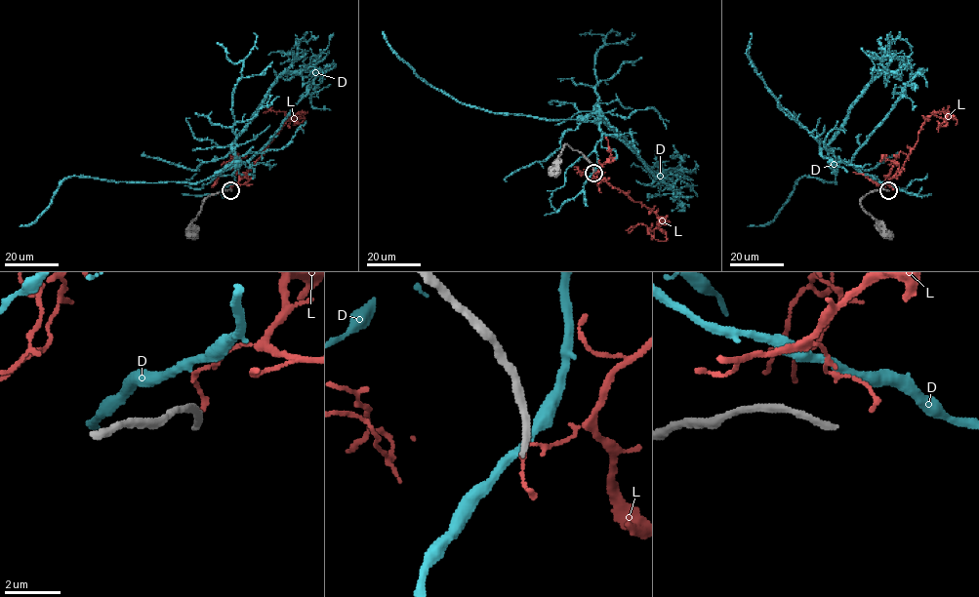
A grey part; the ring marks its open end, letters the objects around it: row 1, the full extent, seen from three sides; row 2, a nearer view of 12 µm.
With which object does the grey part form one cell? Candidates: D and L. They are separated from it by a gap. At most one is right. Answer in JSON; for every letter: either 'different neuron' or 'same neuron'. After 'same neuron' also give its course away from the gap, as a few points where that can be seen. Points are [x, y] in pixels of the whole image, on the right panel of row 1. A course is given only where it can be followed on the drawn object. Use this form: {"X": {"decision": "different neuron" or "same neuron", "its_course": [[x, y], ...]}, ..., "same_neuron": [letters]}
{"D": {"decision": "different neuron"}, "L": {"decision": "different neuron"}, "same_neuron": []}

